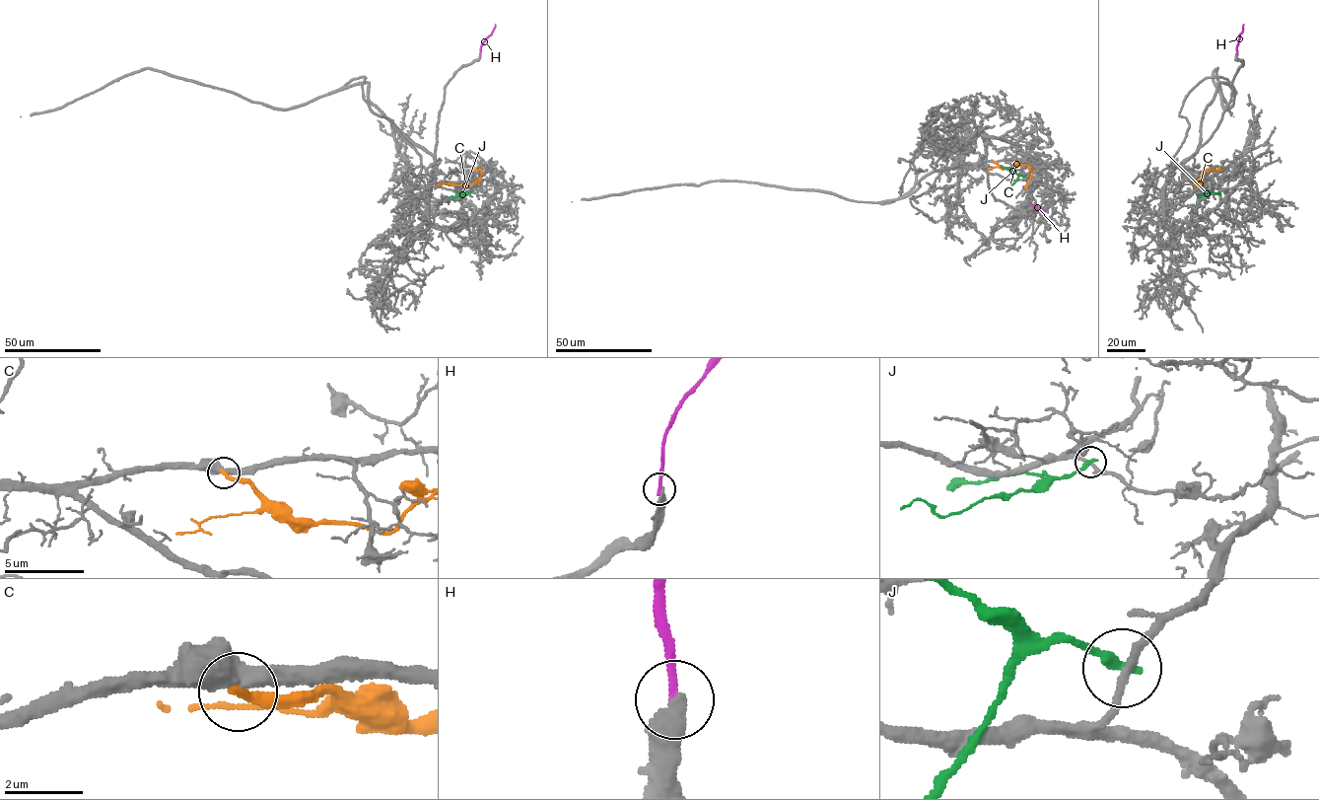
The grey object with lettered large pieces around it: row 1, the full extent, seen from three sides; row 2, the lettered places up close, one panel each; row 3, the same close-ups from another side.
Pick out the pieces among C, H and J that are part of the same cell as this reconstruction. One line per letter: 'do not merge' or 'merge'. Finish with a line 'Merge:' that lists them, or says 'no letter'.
C: do not merge
H: do not merge
J: do not merge
Merge: no letter

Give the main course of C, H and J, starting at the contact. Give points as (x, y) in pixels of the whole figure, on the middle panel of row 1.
C: (993, 162), (1013, 169), (1027, 164), (1032, 171), (1024, 188)
H: (1031, 205), (1046, 211)
J: (1023, 177), (1001, 165)

